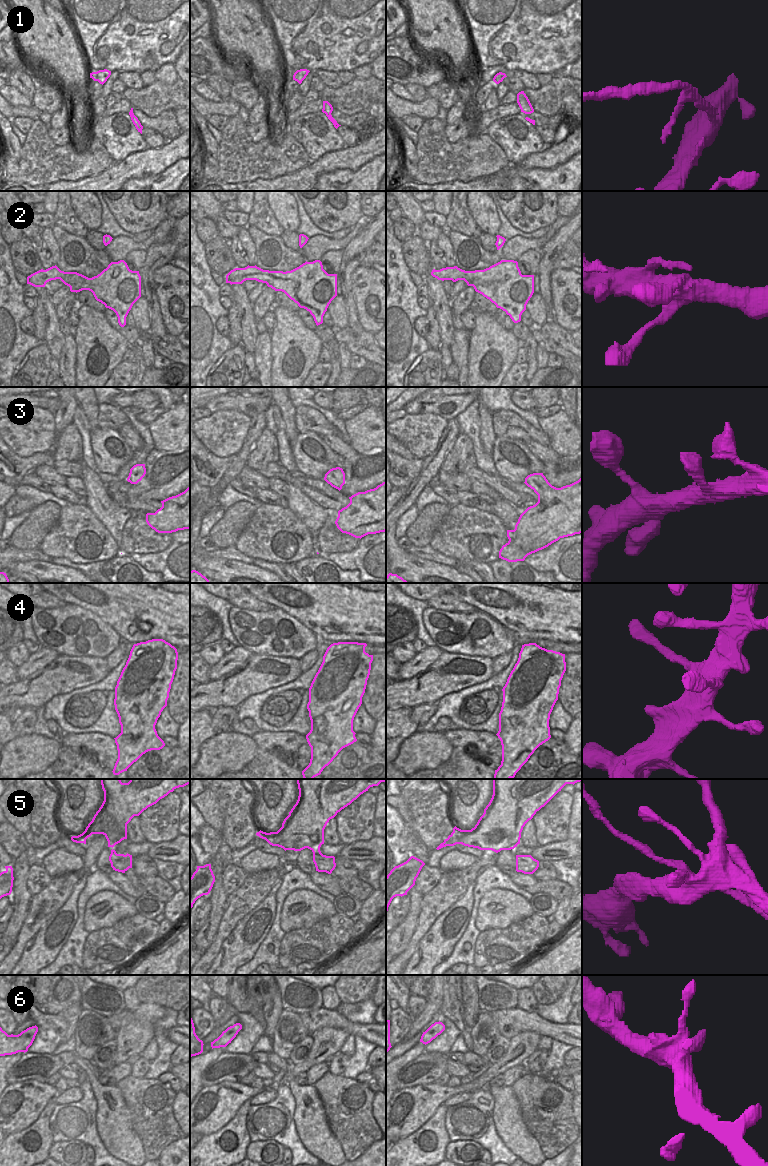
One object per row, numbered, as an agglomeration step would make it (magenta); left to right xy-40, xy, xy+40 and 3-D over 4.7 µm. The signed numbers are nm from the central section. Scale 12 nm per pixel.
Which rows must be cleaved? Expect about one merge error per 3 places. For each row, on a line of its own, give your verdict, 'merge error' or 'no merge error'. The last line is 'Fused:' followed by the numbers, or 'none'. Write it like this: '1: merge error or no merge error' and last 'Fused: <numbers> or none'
1: no merge error
2: no merge error
3: no merge error
4: no merge error
5: merge error
6: no merge error
Fused: 5

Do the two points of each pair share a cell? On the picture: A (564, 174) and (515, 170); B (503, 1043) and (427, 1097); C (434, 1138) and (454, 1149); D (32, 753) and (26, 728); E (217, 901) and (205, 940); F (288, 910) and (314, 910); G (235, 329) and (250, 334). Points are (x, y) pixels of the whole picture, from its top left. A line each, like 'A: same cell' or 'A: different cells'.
A: same cell
B: different cells
C: different cells
D: different cells
E: same cell
F: same cell
G: different cells

